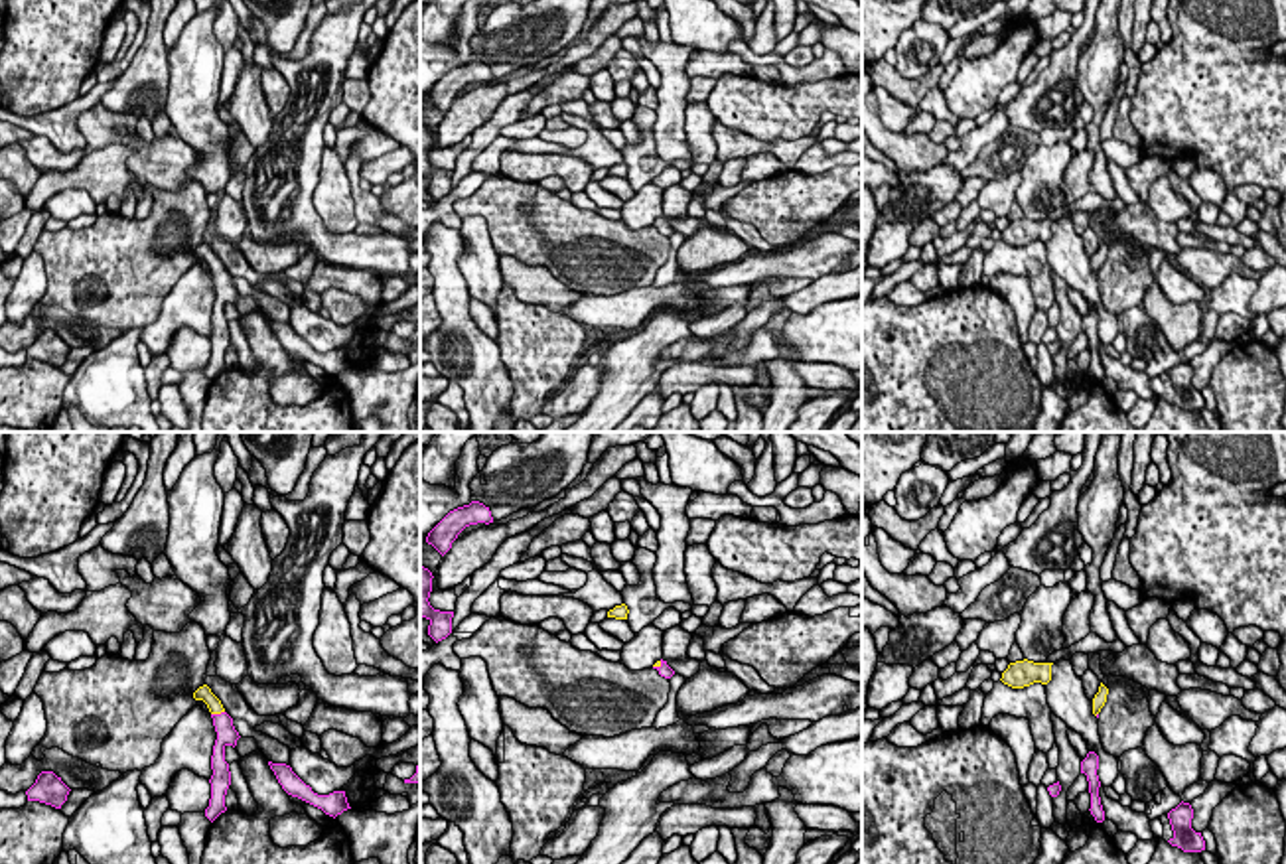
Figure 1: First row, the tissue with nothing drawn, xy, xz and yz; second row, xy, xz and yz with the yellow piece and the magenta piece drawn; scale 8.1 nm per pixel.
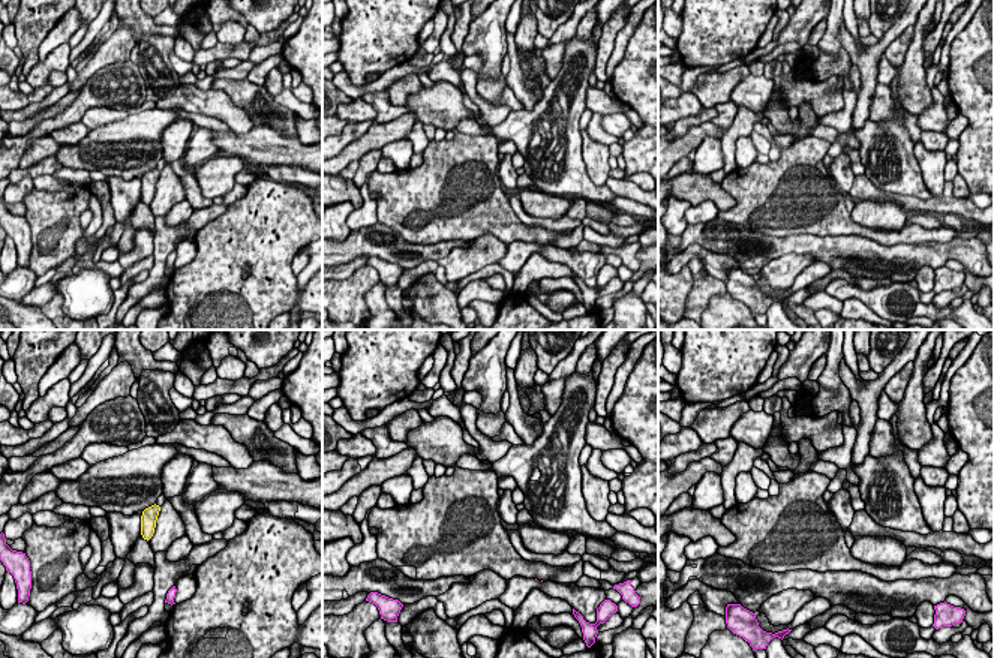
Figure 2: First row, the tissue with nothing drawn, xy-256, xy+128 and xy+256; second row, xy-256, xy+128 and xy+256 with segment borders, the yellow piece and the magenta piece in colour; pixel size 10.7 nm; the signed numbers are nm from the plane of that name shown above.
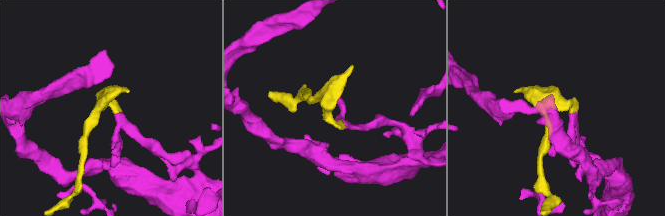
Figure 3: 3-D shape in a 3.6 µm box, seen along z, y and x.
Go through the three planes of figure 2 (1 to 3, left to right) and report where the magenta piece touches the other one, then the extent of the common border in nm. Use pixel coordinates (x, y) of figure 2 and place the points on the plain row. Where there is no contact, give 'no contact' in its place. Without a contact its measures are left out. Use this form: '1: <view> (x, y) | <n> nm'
1: no contact
2: no contact
3: no contact

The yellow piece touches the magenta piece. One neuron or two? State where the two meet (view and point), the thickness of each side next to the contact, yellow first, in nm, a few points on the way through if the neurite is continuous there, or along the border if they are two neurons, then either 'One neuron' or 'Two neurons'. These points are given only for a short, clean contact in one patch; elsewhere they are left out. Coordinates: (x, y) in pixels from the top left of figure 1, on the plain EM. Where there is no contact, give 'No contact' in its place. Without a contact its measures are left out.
Touches yellow at xy (217, 271). Thickness 130 nm (yellow) against 160 nm. Path across: xy (204, 251), (217, 271), (223, 281). One neuron

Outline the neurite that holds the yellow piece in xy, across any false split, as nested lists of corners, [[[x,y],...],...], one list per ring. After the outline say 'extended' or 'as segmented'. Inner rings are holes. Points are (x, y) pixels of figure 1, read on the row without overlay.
[[[207,243],[199,245],[193,251],[193,256],[203,258],[207,262],[217,290],[217,298],[211,314],[211,327],[213,327],[213,333],[209,337],[211,357],[209,357],[209,365],[205,367],[205,375],[213,381],[221,371],[227,369],[225,353],[231,343],[231,329],[229,329],[229,322],[225,320],[225,306],[227,304],[235,306],[241,294],[233,284],[233,276],[225,270],[221,258],[211,251]]] | extended

